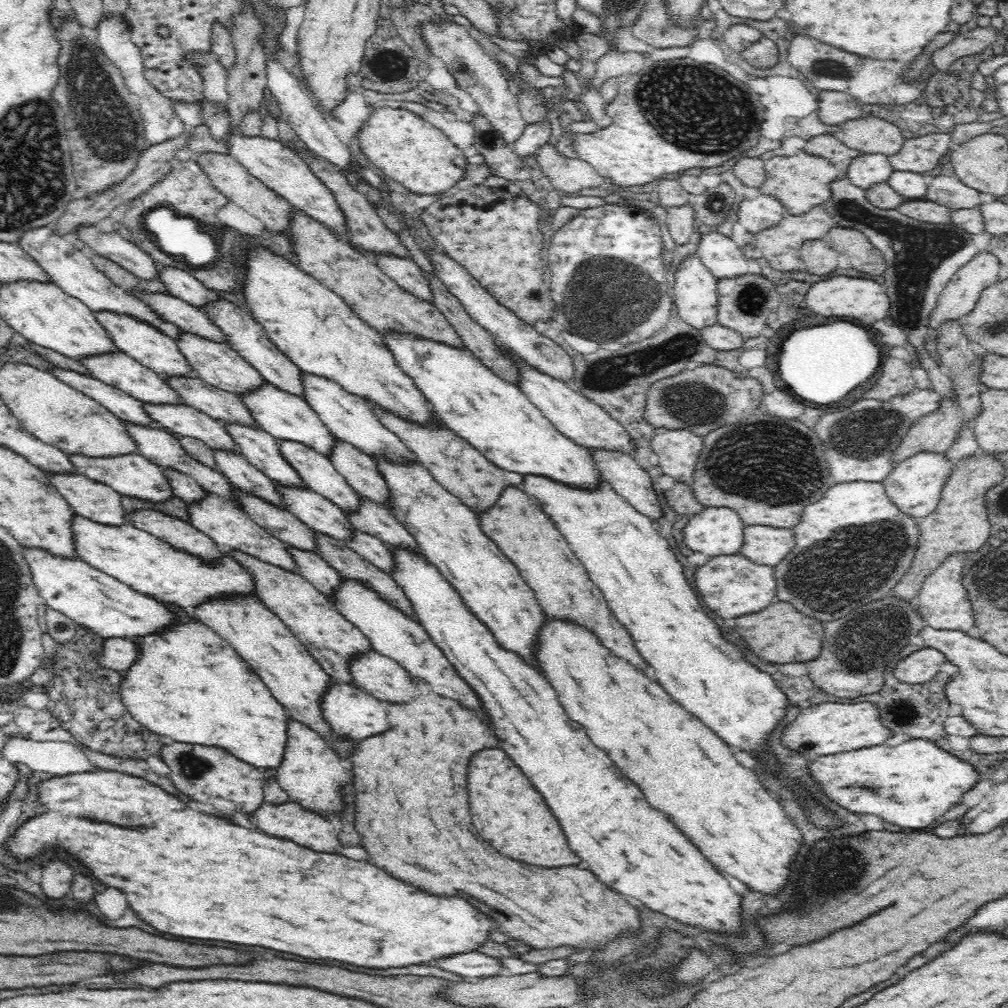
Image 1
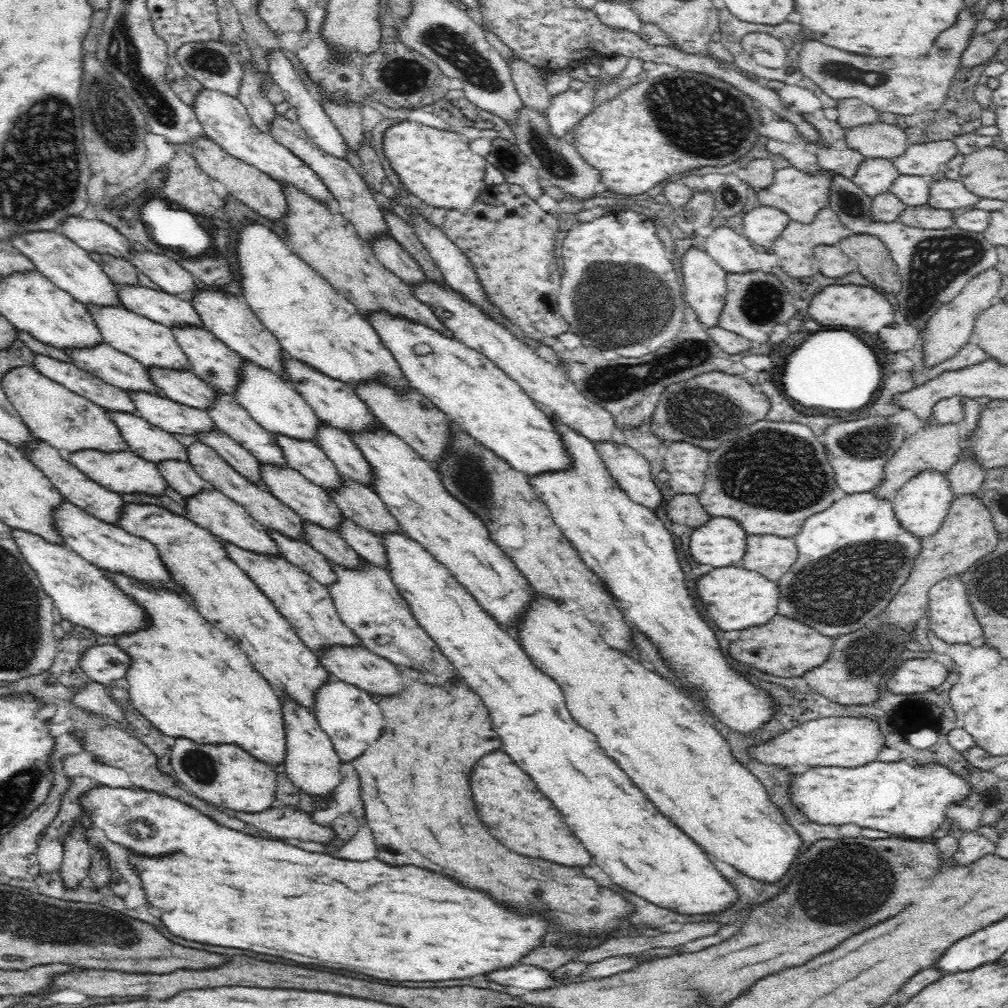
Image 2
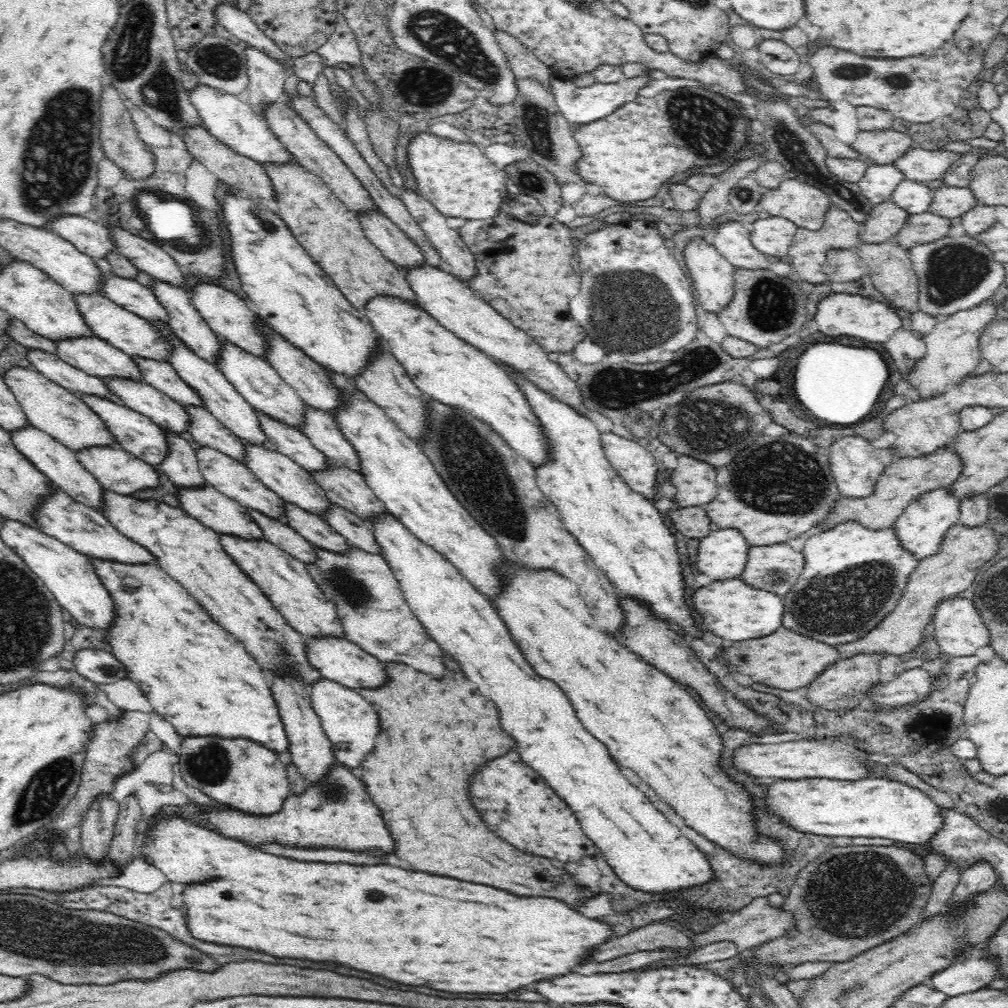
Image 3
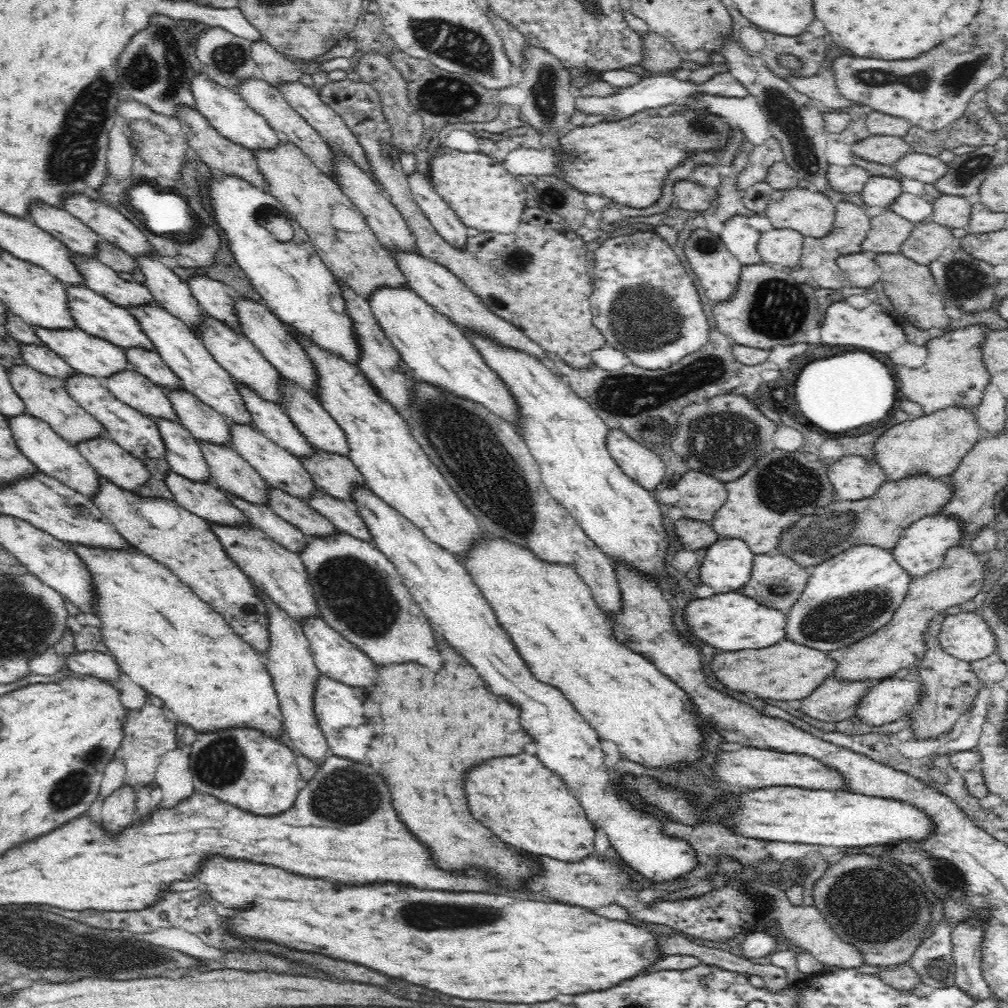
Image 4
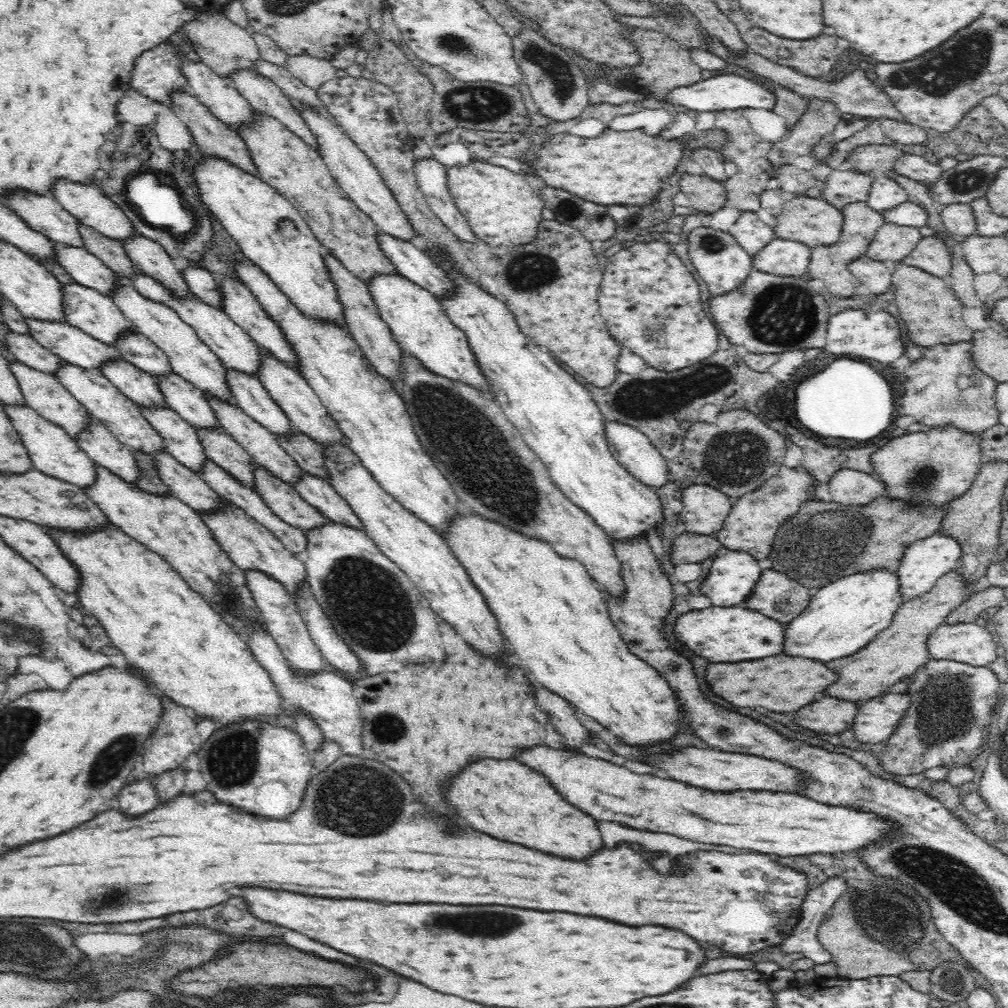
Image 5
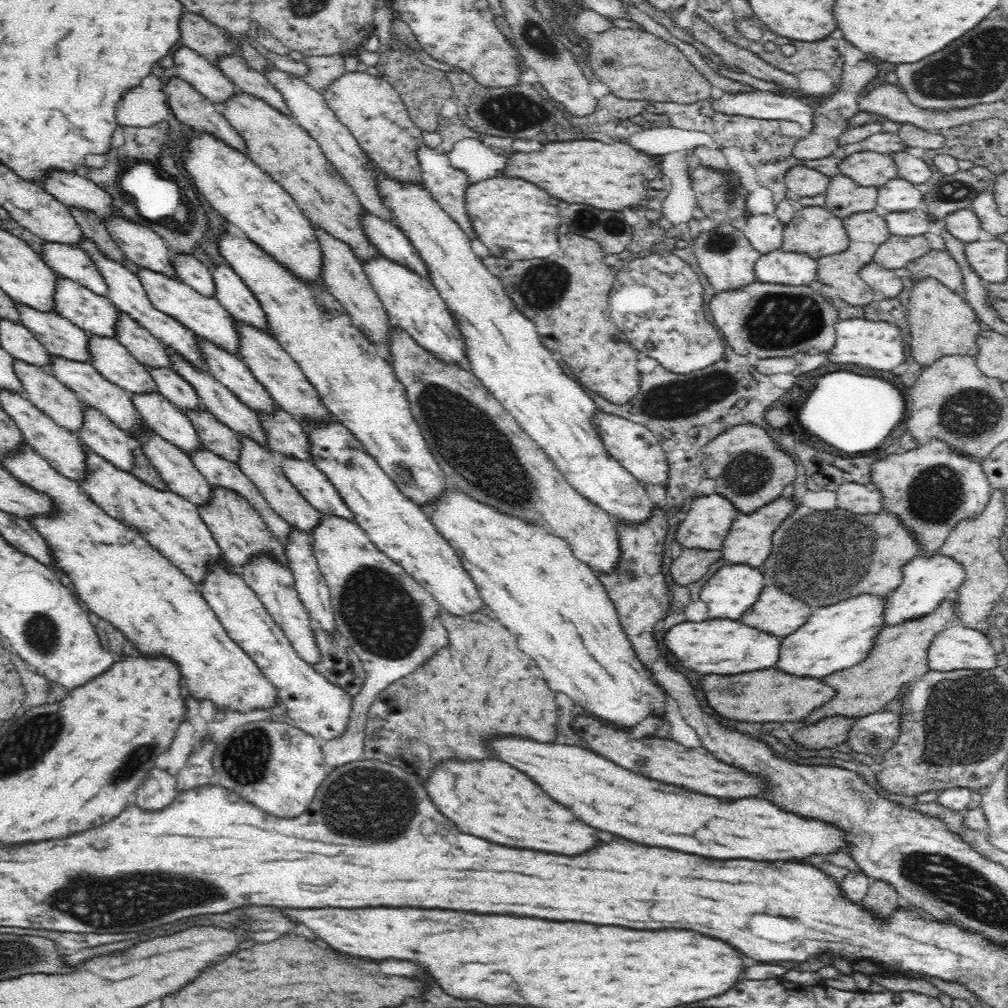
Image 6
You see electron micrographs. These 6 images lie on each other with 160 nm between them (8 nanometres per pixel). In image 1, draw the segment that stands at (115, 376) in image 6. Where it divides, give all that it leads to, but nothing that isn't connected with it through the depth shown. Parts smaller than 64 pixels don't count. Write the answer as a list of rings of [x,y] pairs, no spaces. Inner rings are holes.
[[[148,404],[144,410],[164,430],[172,431],[202,441],[208,448],[241,454],[227,427],[215,418],[186,404]]]

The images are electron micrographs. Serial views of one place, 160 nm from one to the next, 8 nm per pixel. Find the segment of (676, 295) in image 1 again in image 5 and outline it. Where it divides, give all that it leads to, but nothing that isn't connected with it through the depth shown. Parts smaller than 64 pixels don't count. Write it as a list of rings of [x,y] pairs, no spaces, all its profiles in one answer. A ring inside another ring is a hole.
[[[711,227],[694,228],[688,234],[688,256],[713,296],[732,292],[755,269],[753,257],[738,246],[734,237]]]

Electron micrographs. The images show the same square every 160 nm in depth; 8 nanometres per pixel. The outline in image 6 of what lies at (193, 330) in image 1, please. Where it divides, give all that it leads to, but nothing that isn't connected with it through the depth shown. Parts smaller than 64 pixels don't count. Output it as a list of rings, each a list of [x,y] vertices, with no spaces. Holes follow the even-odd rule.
[[[44,243],[41,254],[56,275],[88,287],[96,294],[106,295],[107,284],[99,266],[80,246]]]

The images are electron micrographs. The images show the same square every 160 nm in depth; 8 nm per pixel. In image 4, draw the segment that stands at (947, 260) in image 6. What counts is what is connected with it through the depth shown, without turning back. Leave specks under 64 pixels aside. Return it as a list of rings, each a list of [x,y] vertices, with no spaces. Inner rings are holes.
[[[936,222],[914,223],[910,236],[902,242],[900,252],[923,266],[928,266],[944,248],[953,246],[952,229]]]

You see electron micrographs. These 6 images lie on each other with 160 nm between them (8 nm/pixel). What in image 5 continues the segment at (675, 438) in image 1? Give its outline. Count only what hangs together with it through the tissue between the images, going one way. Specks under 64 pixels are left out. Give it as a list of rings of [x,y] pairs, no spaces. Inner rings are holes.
[[[695,483],[682,490],[684,508],[680,518],[685,530],[714,535],[723,525],[734,498],[708,483]]]

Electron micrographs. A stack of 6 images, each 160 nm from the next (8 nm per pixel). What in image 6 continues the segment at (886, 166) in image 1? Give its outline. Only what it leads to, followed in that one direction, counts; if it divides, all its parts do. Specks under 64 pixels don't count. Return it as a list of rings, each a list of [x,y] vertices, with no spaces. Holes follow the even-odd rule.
[[[898,176],[877,186],[877,204],[888,212],[904,212],[924,208],[926,196],[914,184]]]

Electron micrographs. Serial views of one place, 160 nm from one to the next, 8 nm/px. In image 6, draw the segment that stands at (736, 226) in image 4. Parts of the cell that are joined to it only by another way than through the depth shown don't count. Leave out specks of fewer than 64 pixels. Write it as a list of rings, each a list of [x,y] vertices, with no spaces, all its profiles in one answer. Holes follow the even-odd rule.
[[[758,214],[744,216],[744,226],[740,231],[749,240],[752,248],[763,255],[782,247],[782,228],[784,224],[778,218],[770,214]]]

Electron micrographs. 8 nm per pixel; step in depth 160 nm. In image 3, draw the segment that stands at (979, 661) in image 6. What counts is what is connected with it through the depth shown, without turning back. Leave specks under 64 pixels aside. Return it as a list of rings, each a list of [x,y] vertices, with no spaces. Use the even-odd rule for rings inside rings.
[[[958,594],[942,599],[935,606],[931,619],[935,642],[946,657],[974,655],[979,648],[989,645],[989,630],[969,595],[960,598]]]

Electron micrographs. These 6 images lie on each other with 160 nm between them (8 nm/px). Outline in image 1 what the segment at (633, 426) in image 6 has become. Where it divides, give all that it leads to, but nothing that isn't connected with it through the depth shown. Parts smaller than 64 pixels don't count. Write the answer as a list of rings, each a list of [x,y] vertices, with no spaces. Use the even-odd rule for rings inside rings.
[[[591,450],[596,467],[608,483],[637,512],[656,521],[662,518],[662,508],[656,487],[635,455],[610,450]]]

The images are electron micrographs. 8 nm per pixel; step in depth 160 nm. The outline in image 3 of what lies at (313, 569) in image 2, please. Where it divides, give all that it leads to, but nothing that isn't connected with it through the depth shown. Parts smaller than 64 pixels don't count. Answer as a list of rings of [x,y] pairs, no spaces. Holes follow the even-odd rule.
[[[257,511],[252,512],[252,518],[260,525],[265,539],[270,541],[274,546],[280,547],[280,550],[287,552],[306,564],[312,564],[318,560],[318,555],[314,550],[315,546],[310,544],[305,537],[298,534],[286,522],[273,520]]]

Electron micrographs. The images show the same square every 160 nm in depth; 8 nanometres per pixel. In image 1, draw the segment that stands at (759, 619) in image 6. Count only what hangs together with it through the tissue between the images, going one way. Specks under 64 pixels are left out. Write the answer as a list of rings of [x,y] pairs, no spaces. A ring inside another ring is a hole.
[[[752,523],[743,526],[743,543],[739,552],[746,555],[748,559],[757,563],[775,564],[784,558],[785,554],[795,545],[795,536],[793,529],[788,527],[777,527],[770,525],[760,525],[760,523]]]

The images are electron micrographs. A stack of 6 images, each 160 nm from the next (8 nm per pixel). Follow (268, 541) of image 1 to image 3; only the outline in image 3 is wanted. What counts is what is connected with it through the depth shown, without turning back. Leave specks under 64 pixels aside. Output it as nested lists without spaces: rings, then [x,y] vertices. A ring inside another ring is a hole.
[[[214,486],[178,487],[178,499],[180,499],[181,508],[188,516],[200,520],[204,526],[216,530],[218,534],[228,534],[228,536],[241,538],[242,540],[265,540],[265,534],[262,532],[260,525],[252,518],[252,511],[222,494]]]

